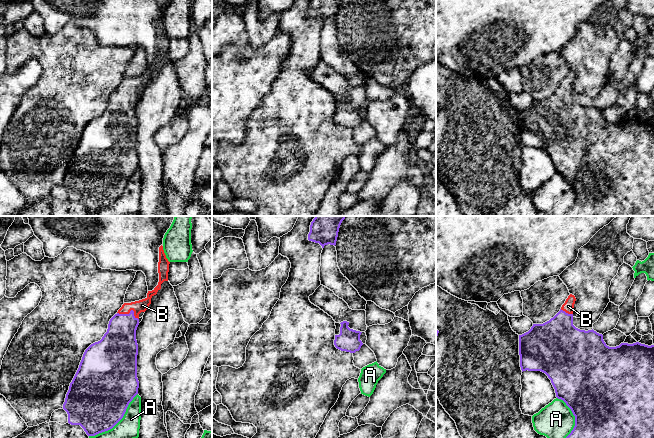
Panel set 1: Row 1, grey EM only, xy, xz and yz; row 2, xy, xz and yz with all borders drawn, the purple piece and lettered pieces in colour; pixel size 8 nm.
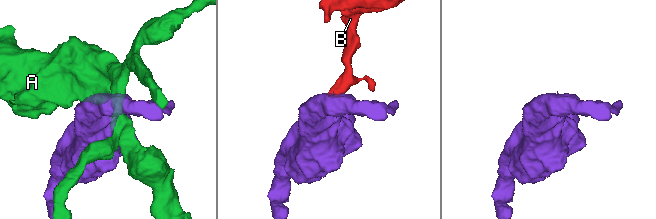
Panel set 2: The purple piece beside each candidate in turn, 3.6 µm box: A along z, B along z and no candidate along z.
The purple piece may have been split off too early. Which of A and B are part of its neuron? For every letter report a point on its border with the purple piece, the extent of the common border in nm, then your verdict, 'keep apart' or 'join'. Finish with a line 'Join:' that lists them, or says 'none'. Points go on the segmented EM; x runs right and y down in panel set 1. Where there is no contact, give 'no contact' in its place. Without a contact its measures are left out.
A: meets purple in xy at (117, 422); contact 500 nm long; keep apart
B: meets purple in xy at (130, 312); contact 190 nm long; join
Join: B

